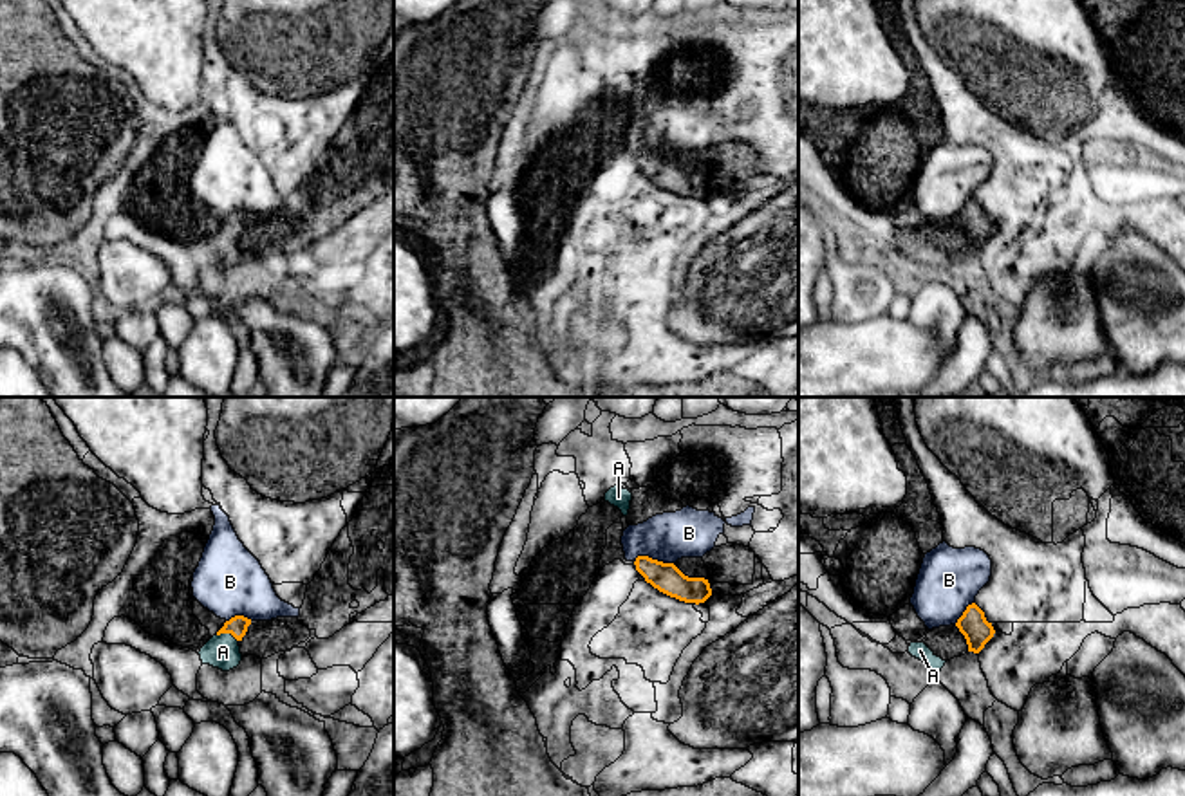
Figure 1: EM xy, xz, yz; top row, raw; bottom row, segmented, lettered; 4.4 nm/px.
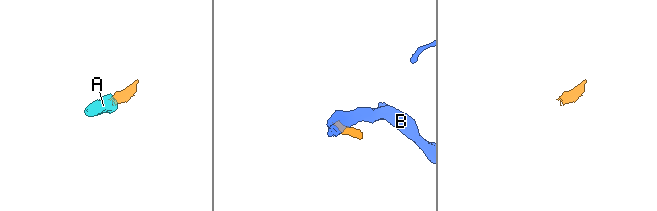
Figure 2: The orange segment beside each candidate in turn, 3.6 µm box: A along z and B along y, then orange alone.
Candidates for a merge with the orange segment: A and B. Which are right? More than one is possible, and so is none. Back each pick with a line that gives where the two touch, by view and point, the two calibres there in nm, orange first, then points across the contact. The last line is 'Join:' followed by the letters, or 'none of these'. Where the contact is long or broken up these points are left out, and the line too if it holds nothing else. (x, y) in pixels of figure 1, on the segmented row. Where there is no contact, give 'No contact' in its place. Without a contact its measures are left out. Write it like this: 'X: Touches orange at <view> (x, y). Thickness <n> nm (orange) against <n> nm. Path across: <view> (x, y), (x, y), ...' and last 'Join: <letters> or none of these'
A: Touches orange at xy (228, 632). Thickness 90 nm (orange) against 150 nm. Path across: xy (237, 627), (228, 632), (223, 652)
Join: A

